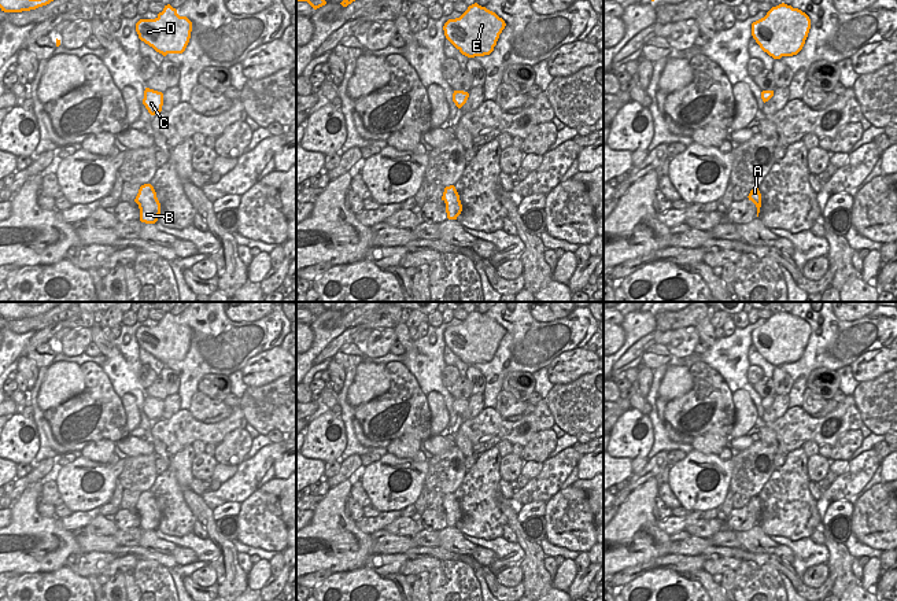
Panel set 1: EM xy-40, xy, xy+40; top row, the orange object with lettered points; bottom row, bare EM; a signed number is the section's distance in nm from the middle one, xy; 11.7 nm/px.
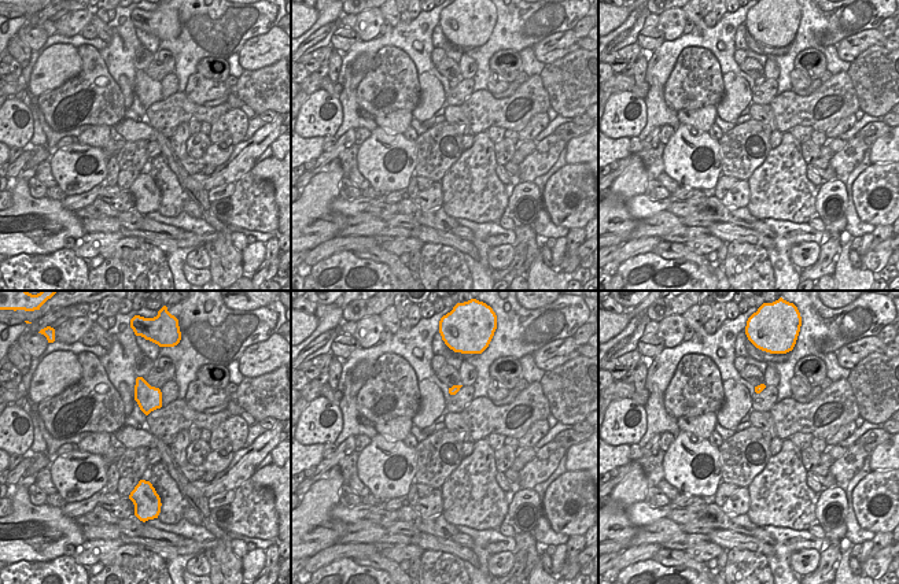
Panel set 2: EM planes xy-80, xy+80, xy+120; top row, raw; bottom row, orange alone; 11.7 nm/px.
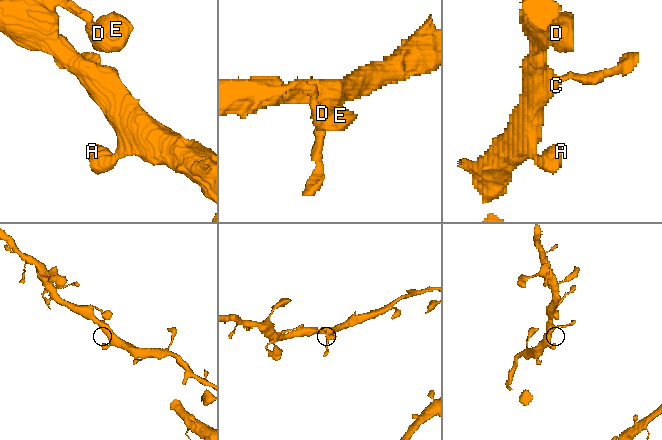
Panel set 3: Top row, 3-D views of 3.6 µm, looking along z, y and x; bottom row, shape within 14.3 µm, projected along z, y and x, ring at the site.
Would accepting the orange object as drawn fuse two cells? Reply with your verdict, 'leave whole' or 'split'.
leave whole

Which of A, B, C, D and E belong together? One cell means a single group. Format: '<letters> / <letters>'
A B C D E

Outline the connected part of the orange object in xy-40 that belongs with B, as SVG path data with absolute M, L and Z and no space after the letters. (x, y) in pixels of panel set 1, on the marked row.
M144 184L140 187L134 202L139 204L141 222L155 224L158 221L160 214L160 203L151 184Z

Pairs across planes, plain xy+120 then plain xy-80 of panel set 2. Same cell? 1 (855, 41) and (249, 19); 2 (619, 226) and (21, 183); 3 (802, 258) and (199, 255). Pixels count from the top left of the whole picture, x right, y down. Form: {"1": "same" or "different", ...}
{"1": "different", "2": "same", "3": "same"}

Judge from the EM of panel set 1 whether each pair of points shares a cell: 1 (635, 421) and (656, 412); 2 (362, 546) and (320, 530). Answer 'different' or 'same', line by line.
1: different
2: same

